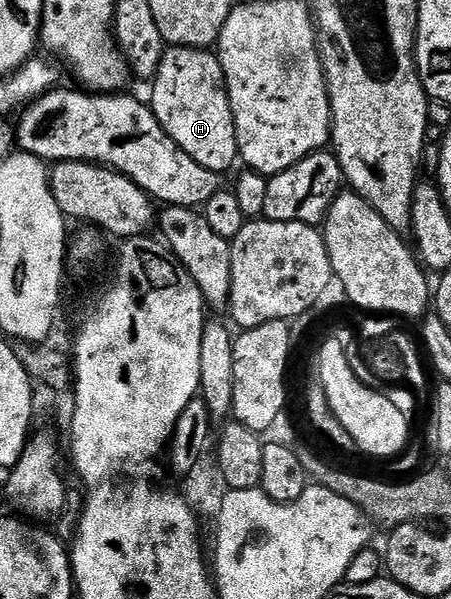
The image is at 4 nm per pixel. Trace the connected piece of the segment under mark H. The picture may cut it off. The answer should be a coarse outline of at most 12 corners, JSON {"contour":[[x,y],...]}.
{"contour":[[166,47],[151,81],[163,130],[228,173],[237,135],[221,62]]}

